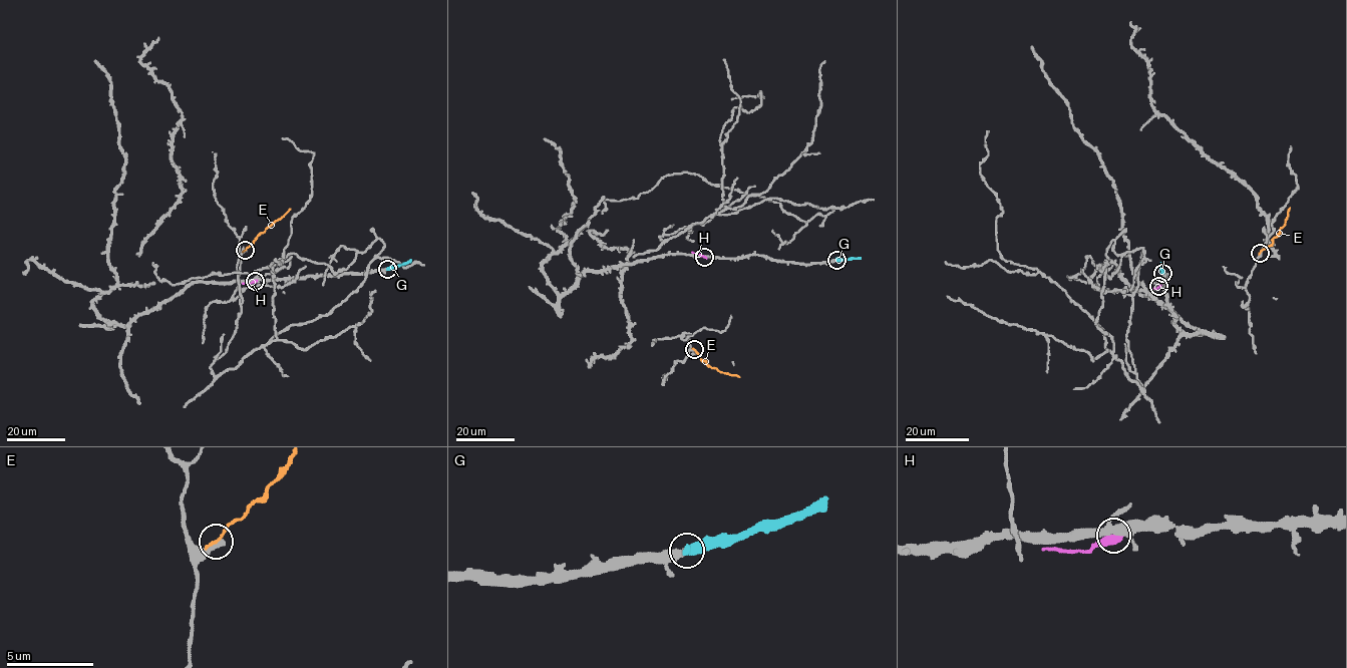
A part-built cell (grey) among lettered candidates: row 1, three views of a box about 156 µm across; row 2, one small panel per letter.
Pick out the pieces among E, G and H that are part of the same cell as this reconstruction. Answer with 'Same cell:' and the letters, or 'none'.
Same cell: G

